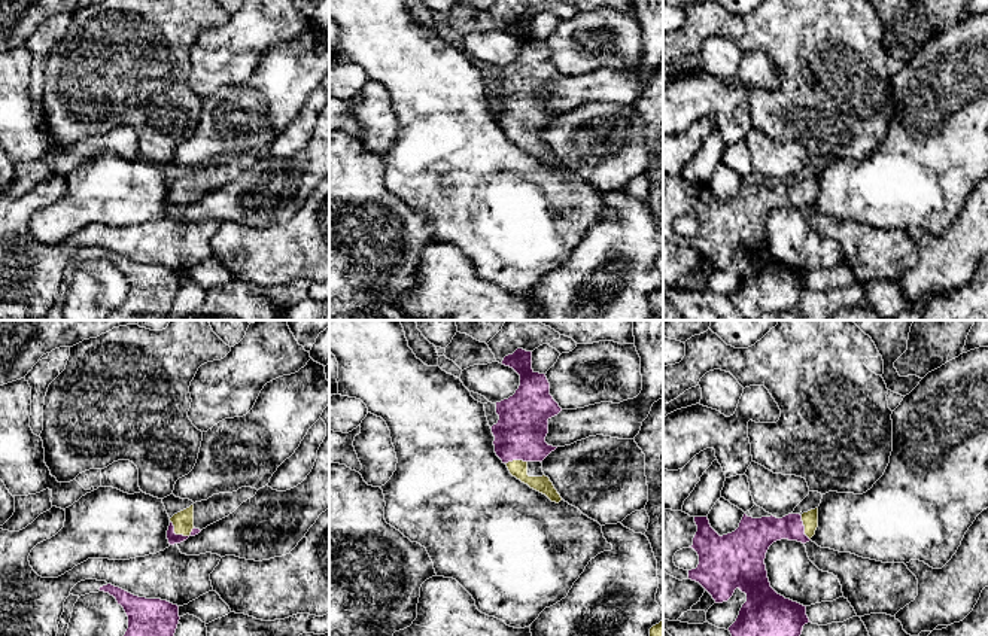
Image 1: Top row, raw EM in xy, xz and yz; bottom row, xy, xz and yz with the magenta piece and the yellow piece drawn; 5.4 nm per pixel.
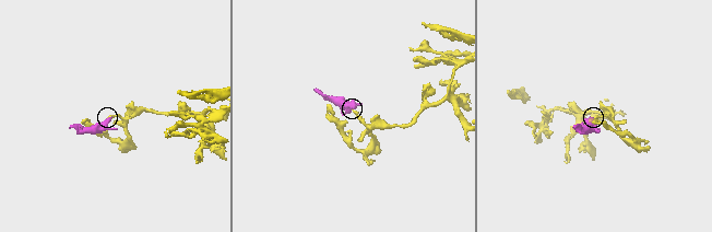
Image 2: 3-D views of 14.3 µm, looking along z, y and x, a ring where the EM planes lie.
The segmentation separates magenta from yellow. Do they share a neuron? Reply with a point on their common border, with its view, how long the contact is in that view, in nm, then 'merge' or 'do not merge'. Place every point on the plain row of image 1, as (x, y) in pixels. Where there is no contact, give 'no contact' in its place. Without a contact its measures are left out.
contact xy (179, 201); length 140 nm; merge

